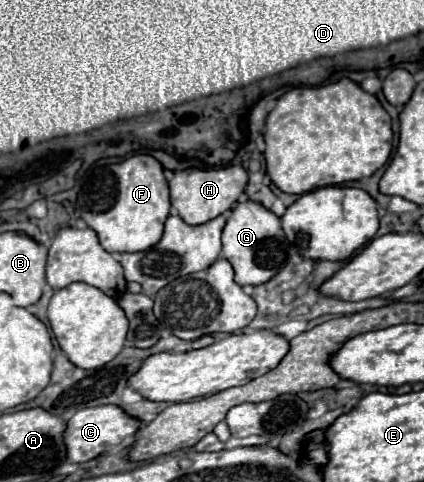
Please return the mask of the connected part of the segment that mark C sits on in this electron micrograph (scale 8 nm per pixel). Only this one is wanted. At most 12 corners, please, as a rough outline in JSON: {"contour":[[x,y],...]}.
{"contour":[[116,404],[68,420],[68,462],[98,458],[134,436],[142,420]]}

